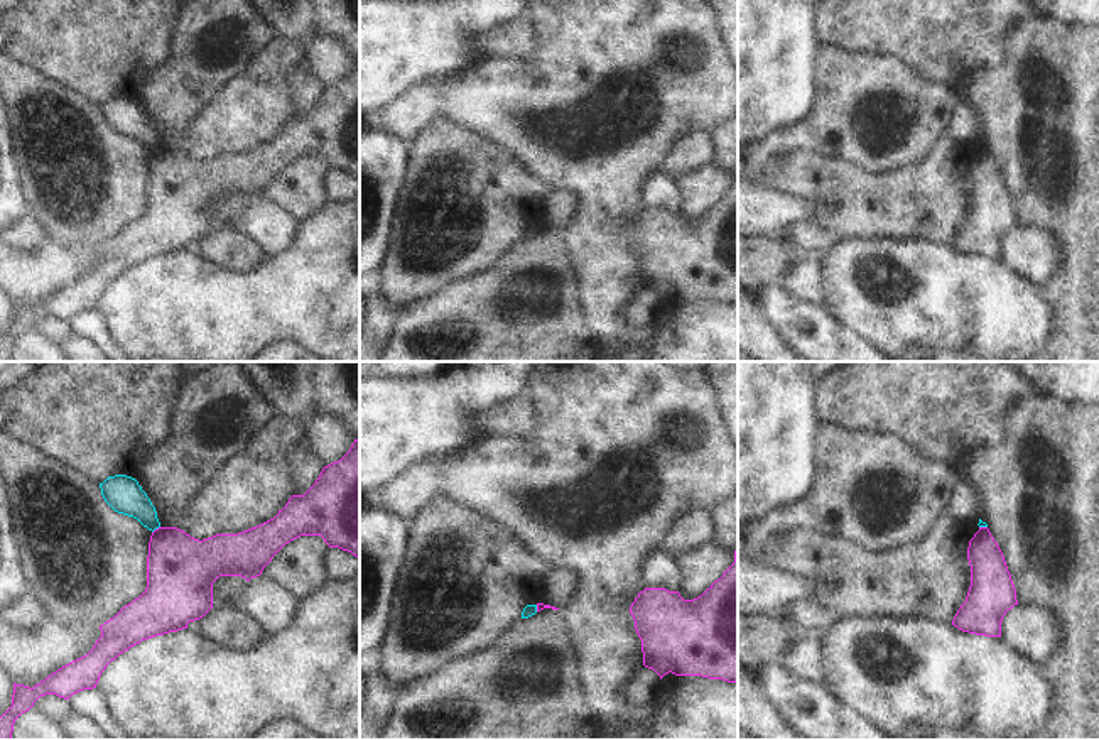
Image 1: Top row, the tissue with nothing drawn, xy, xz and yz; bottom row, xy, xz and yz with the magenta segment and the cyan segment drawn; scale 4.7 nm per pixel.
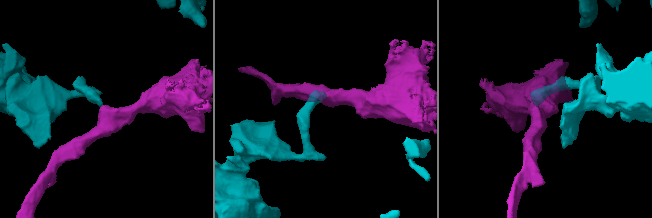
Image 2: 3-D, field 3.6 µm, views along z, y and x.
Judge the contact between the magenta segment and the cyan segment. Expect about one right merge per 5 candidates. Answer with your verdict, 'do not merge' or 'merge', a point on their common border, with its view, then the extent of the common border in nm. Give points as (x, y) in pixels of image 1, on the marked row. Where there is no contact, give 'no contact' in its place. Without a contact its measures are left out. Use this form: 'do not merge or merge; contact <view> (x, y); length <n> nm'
do not merge; contact xy (156, 529); length 50 nm

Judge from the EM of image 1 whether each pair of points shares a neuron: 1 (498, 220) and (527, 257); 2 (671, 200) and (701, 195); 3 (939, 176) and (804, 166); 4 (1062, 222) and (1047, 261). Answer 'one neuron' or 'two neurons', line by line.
1: two neurons
2: two neurons
3: one neuron
4: two neurons

